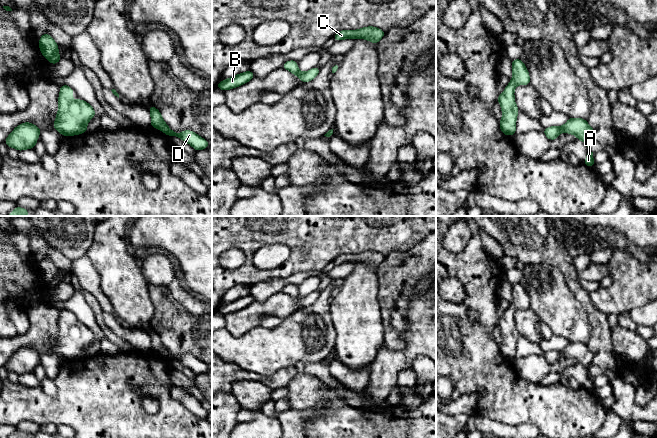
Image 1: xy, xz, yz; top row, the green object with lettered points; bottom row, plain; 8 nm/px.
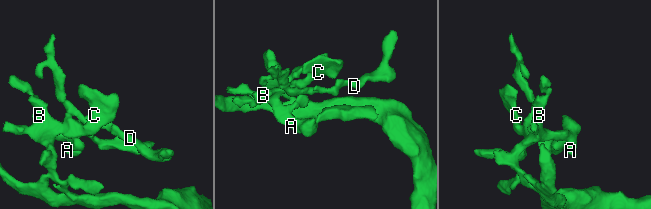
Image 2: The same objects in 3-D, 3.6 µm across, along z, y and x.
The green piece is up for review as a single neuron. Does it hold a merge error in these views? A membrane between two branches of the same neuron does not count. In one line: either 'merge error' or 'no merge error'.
no merge error

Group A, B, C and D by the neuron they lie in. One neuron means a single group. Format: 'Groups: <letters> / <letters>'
Groups: A B C D

